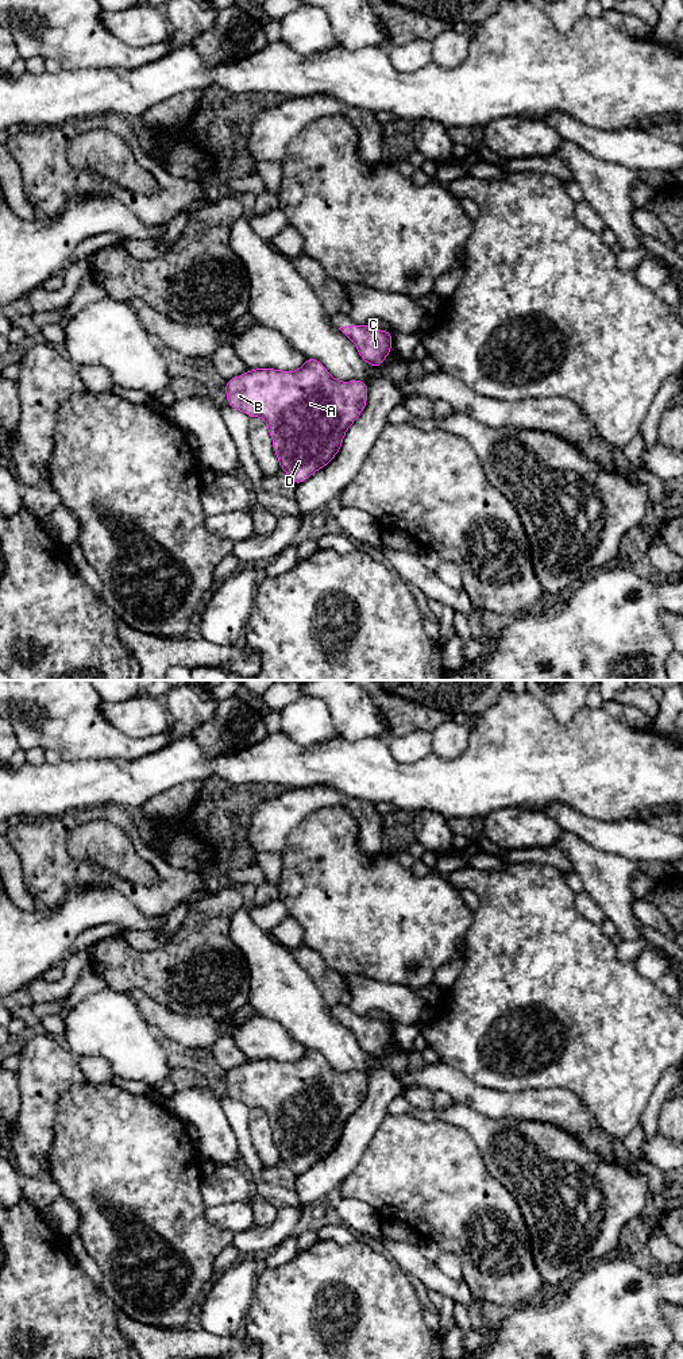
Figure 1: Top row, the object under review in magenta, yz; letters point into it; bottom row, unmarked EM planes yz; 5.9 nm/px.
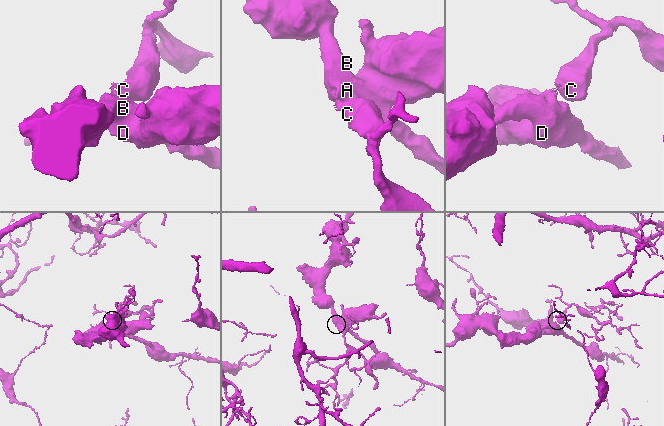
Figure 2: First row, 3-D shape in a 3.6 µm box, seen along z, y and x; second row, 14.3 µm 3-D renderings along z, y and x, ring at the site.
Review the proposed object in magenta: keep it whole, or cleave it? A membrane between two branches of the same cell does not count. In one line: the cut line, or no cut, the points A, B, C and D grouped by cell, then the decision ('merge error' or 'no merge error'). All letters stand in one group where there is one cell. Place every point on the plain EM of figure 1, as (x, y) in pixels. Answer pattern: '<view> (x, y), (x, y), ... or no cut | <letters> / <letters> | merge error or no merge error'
no cut | A B C D | no merge error

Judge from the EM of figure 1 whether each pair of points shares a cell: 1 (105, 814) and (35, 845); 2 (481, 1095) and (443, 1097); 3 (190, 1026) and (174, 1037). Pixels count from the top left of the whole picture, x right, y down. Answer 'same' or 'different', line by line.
1: same
2: different
3: same

